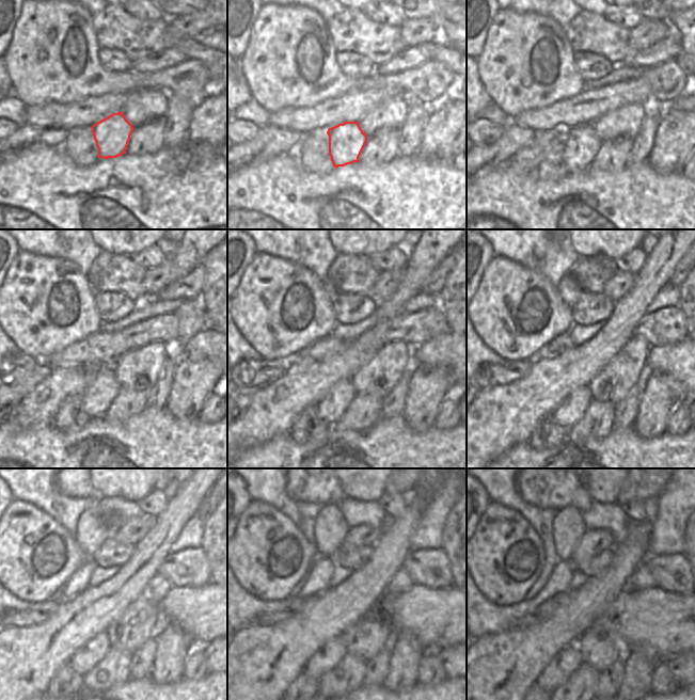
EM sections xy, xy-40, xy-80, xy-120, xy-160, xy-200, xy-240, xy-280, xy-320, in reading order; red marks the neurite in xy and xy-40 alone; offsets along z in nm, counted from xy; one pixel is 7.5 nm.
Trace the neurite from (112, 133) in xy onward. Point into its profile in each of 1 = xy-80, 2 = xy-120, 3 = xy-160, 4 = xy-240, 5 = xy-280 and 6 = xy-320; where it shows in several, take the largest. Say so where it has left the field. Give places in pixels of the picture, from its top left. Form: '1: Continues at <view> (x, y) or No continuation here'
1: Continues at xy-80 (581, 144)
2: Continues at xy-120 (103, 387)
3: Continues at xy-160 (333, 406)
4: Continues at xy-240 (82, 661)
5: Continues at xy-280 (330, 654)
6: Continues at xy-320 (558, 670).

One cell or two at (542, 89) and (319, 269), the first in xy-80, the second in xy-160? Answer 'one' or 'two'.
two

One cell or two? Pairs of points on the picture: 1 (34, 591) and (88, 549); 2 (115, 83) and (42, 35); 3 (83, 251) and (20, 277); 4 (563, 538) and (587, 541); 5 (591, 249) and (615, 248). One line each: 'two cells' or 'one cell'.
1: two cells
2: one cell
3: two cells
4: two cells
5: one cell

